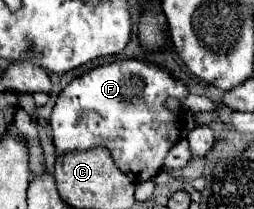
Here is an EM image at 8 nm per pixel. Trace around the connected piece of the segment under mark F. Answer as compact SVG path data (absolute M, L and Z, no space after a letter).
M136 59L114 61L86 71L62 89L56 99L50 117L56 153L106 147L116 167L128 175L132 183L148 181L162 169L166 153L180 139L182 131L182 113L168 111L164 101L168 97L184 99L186 95L188 87L182 81L156 65Z

